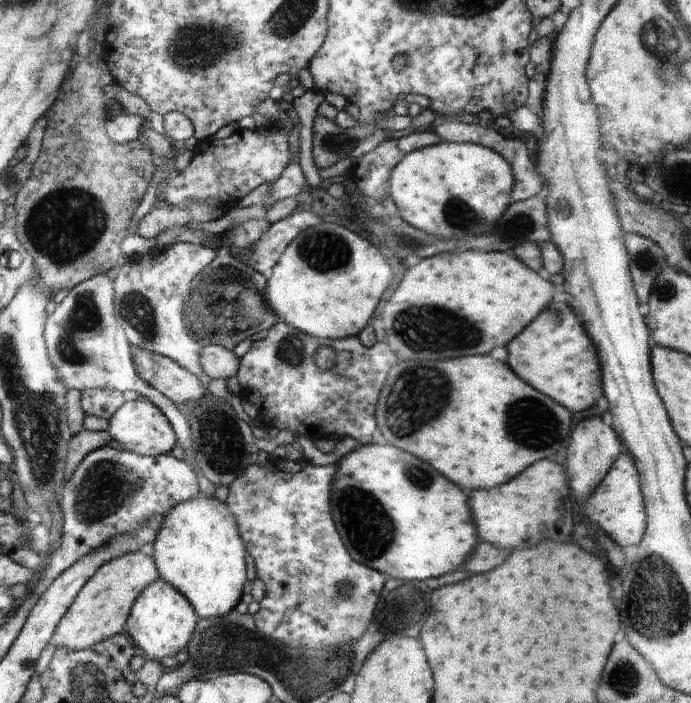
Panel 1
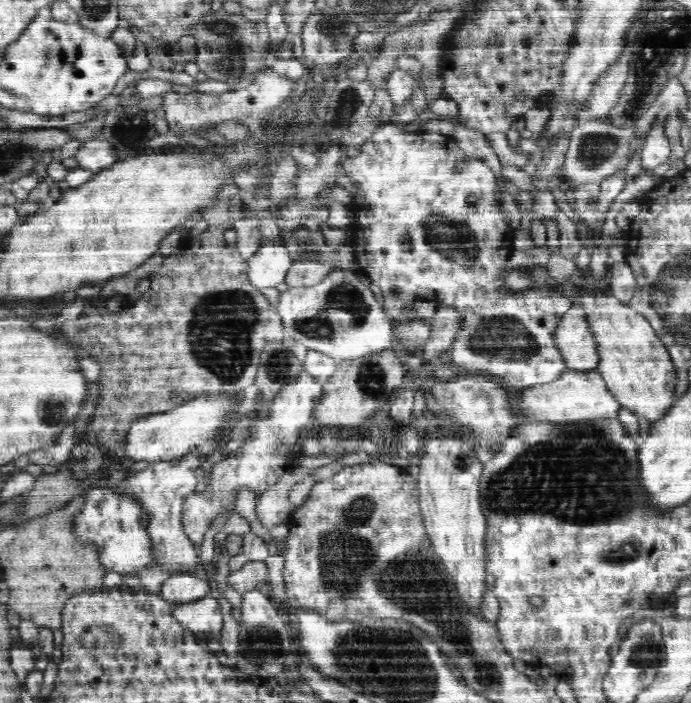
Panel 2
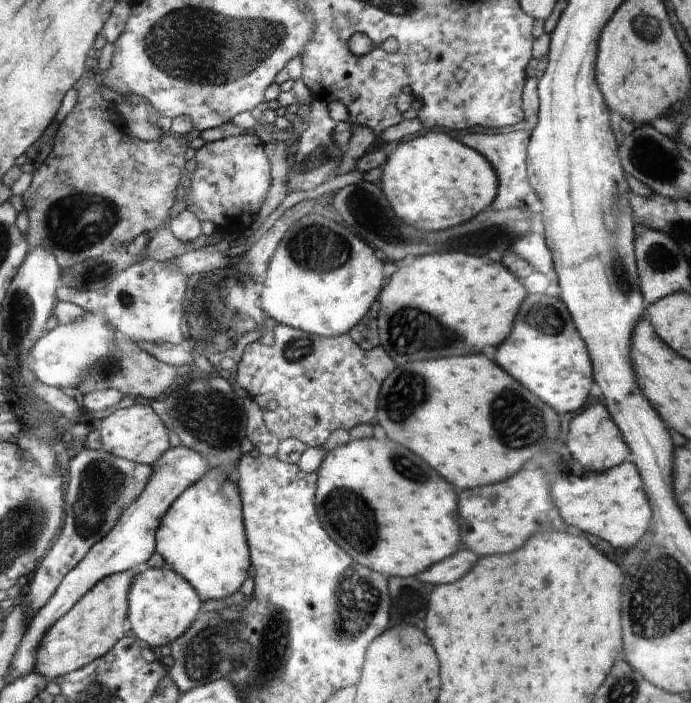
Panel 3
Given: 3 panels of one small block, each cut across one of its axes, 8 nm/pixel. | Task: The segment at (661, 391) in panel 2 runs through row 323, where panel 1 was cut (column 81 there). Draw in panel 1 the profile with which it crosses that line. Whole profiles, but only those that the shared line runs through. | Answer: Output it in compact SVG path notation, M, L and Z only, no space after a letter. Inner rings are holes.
M136 550L125 554L116 560L104 564L100 572L84 586L84 590L76 598L72 608L59 624L53 638L56 648L70 648L70 650L88 650L98 646L126 628L130 620L135 602L144 589L160 578L155 559Z

